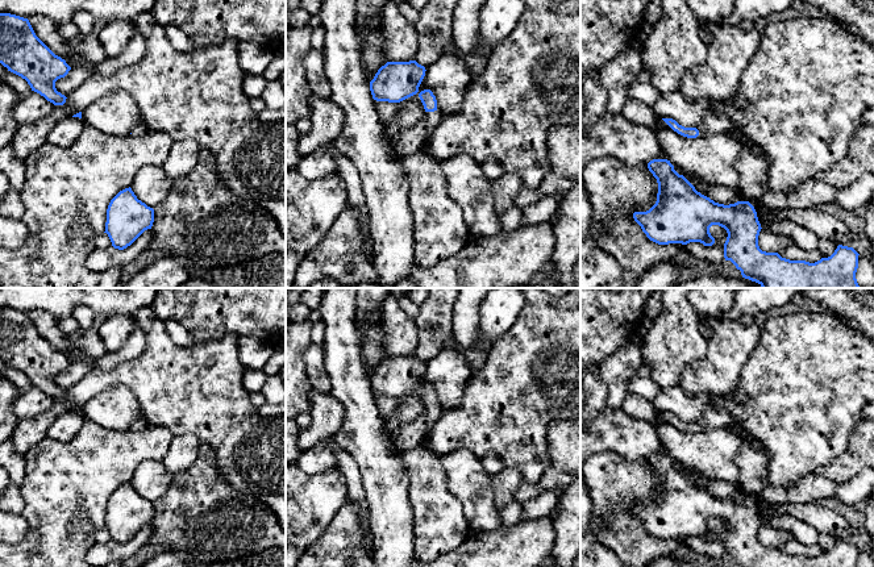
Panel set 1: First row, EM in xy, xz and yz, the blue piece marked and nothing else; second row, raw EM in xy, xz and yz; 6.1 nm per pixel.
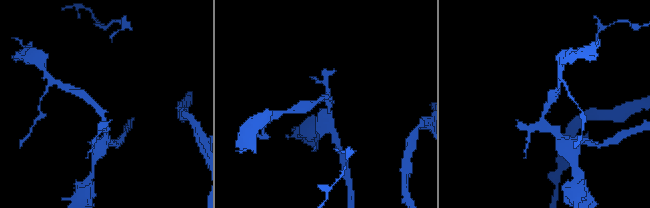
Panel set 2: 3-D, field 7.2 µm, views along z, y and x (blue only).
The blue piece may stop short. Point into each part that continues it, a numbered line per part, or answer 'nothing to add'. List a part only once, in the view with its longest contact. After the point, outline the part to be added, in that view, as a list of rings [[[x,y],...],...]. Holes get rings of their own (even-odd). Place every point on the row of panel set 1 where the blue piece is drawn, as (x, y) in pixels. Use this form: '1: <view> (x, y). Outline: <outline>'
1: xz (433, 119). Outline: [[[438,109],[434,112],[425,112],[425,120],[426,120],[426,137],[430,141],[433,132],[442,121],[442,114]]]

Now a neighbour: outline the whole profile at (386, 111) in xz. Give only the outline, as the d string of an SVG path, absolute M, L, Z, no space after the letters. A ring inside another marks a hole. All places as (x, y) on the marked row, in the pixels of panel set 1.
M374 100L374 104L382 125L387 125L396 116L400 108L399 103Z

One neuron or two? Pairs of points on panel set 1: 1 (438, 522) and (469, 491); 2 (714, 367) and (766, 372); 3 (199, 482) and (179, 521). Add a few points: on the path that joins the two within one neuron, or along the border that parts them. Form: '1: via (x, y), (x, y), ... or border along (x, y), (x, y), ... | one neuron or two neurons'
1: border along (445, 472), (448, 488), (460, 501), (470, 529) | two neurons
2: border along (757, 342), (733, 390) | two neurons
3: via (199, 491), (199, 501), (188, 512) | one neuron

